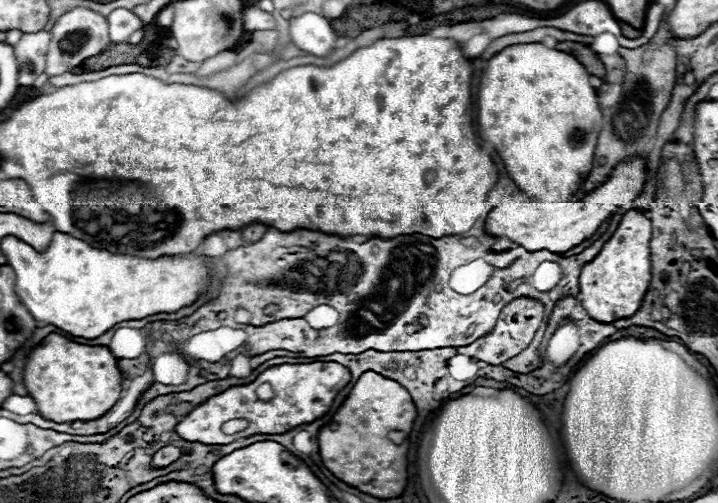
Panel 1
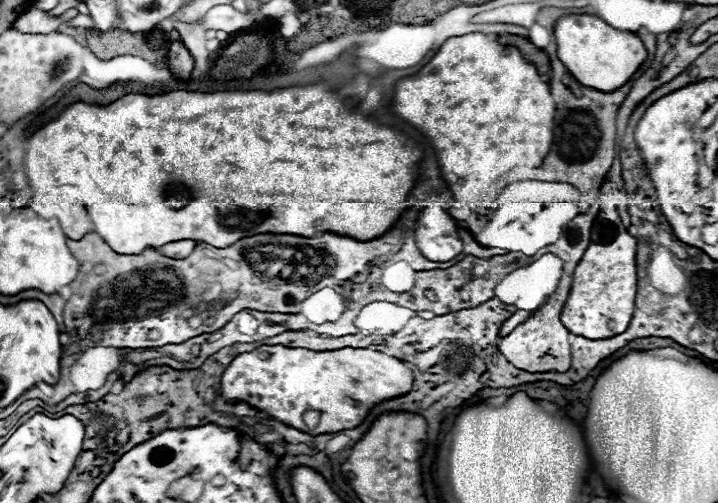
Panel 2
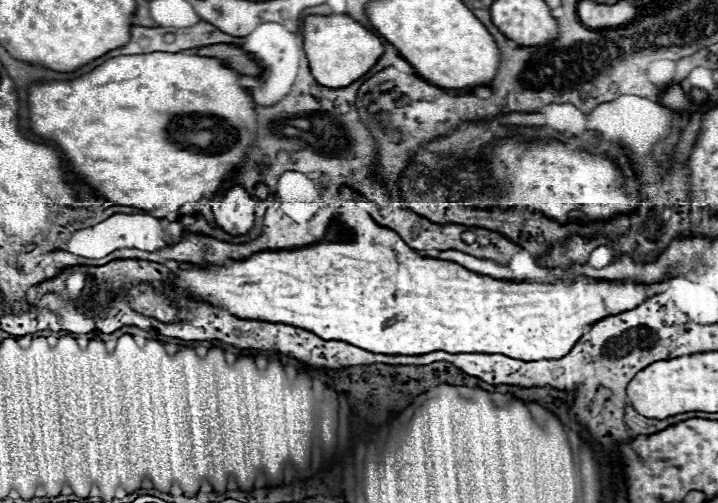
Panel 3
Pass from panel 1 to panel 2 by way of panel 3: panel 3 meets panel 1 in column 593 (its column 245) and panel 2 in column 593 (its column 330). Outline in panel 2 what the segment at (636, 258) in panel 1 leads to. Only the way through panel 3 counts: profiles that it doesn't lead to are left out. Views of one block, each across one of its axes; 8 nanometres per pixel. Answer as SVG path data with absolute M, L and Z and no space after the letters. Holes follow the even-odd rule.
M600 206L596 224L592 226L592 244L586 248L582 260L574 270L572 290L560 316L562 324L576 336L584 336L588 340L606 340L608 336L616 336L628 328L634 314L634 298L636 298L636 238L628 234L614 206Z

